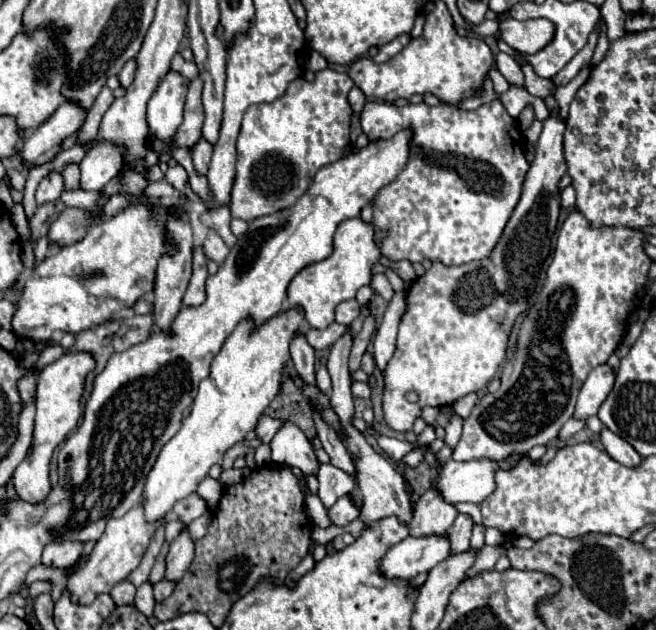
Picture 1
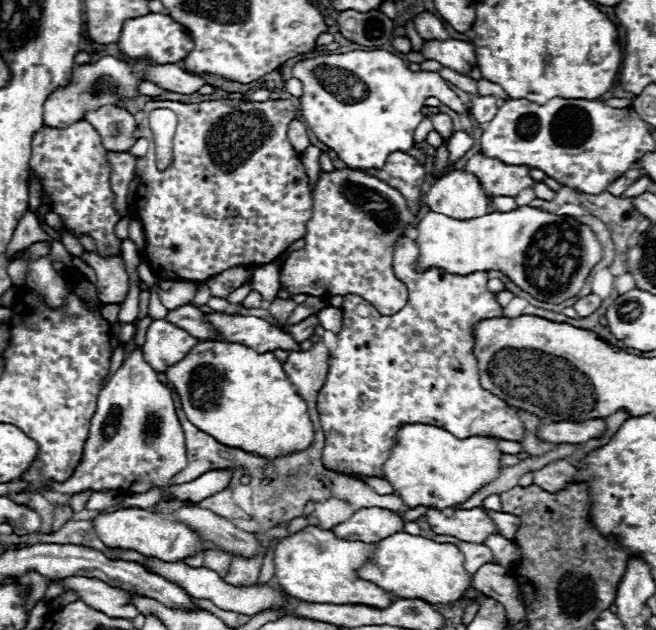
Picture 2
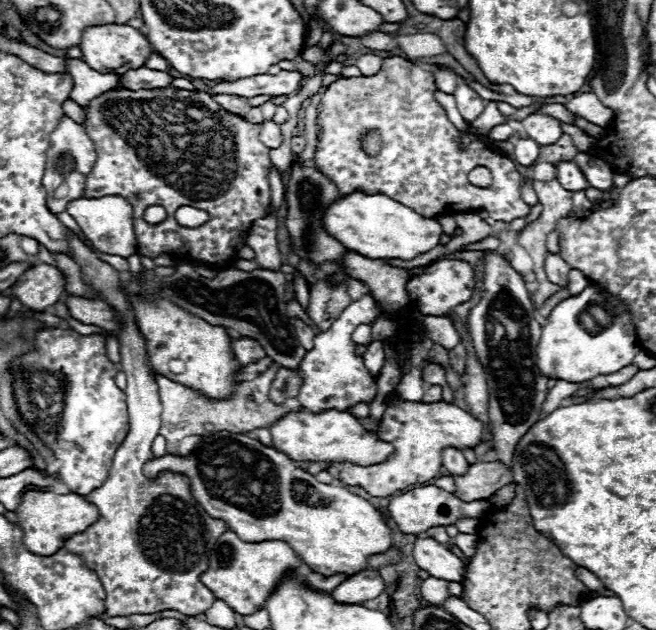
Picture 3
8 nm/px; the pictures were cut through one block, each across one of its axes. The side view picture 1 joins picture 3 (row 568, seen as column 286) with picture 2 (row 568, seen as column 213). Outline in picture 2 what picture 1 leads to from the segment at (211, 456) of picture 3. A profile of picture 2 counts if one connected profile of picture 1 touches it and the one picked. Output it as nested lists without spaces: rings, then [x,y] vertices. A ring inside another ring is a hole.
[[[406,532],[384,538],[382,544],[376,546],[372,560],[360,568],[358,574],[398,598],[420,598],[428,604],[452,604],[464,598],[472,578],[464,568],[462,552],[454,544],[440,544]]]

